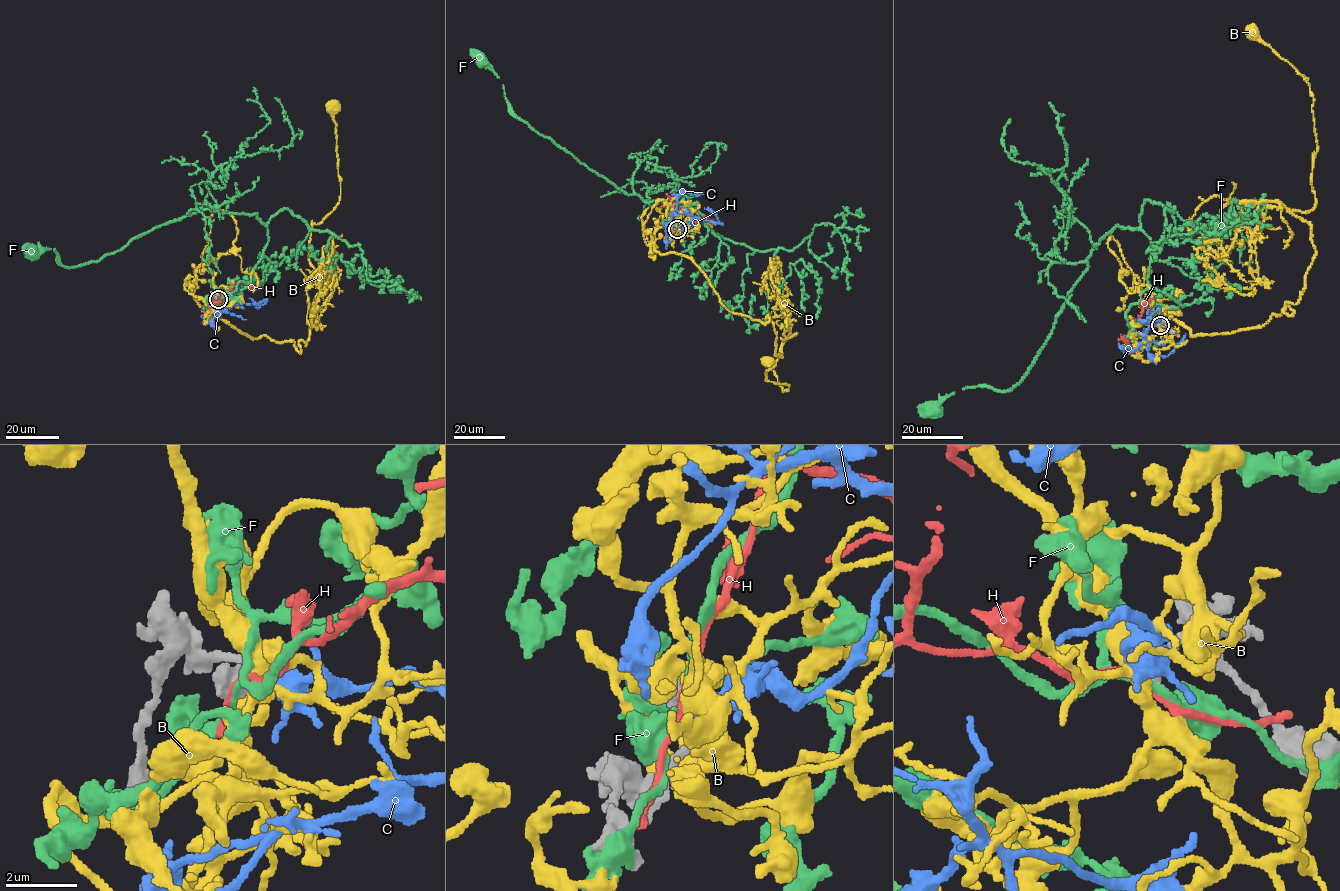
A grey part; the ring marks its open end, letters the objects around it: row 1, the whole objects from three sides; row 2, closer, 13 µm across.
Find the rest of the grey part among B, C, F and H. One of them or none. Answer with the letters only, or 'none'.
none

